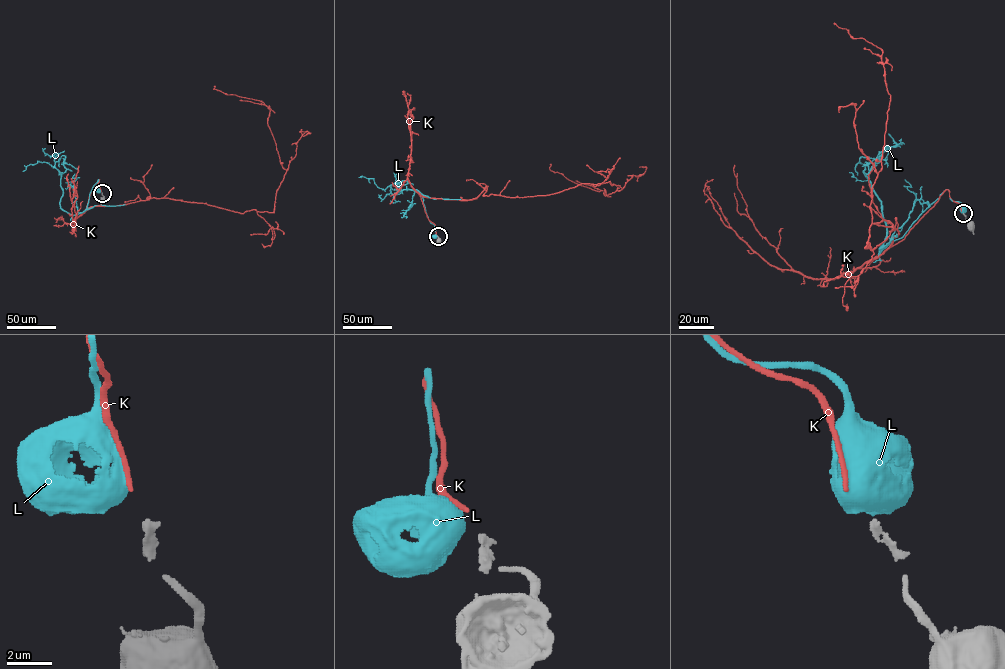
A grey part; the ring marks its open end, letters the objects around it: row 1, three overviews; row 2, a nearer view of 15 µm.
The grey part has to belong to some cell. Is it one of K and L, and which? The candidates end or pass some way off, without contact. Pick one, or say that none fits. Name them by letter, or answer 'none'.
none

